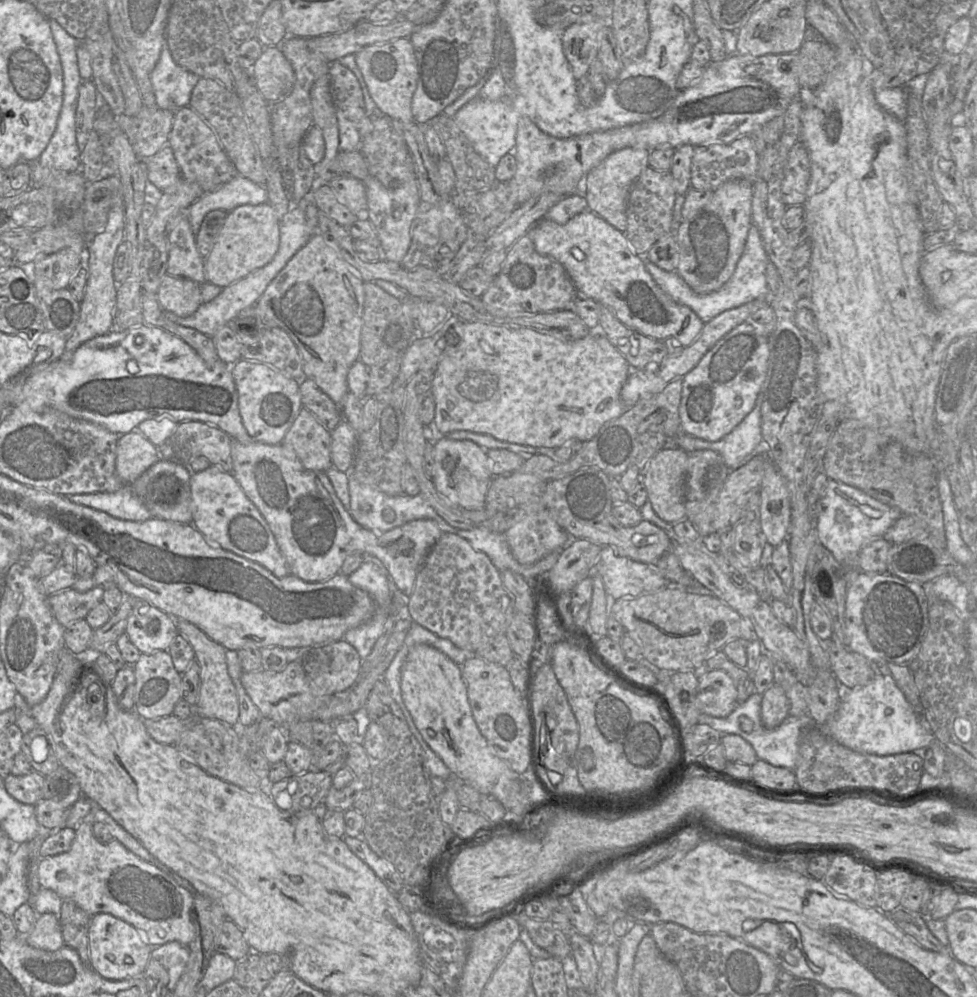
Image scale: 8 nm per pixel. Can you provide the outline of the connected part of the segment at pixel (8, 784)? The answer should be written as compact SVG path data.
M36 771L22 776L9 774L4 779L4 786L16 801L35 806L43 799L44 777Z

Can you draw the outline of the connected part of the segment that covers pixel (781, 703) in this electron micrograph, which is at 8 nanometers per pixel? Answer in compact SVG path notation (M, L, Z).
M773 683L763 694L761 702L761 722L768 729L779 726L789 715L790 702L782 687Z

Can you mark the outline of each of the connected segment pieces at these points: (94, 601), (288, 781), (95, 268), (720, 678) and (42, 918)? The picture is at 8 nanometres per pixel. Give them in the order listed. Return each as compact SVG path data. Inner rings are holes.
M96 586L87 592L78 592L72 588L47 597L49 606L57 621L68 627L84 619L88 612L102 601L104 588Z
M310 770L292 775L279 782L269 784L267 790L275 805L281 810L296 812L303 810L300 800L303 797L311 799L310 809L315 809L324 802L332 787L333 773L325 770Z
M115 205L109 212L106 229L93 235L85 250L88 279L85 296L80 305L80 317L72 334L67 338L65 351L58 361L69 360L75 350L88 340L108 333L114 328L114 310L118 285L113 276L114 257L120 243L125 240L124 205Z
M709 670L698 679L697 706L702 714L727 717L737 707L737 689L723 670Z
M53 913L38 915L25 940L33 948L49 952L59 950L65 945L59 918Z

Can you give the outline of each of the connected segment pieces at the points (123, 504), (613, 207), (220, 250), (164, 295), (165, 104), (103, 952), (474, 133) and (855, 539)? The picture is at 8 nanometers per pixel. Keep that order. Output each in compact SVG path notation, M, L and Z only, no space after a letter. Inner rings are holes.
M130 485L112 493L76 494L68 497L75 504L103 511L117 519L141 522L152 518Z
M623 148L608 155L585 177L582 194L587 200L588 210L602 217L617 230L627 231L627 207L630 190L642 173L649 166L650 150Z
M268 202L242 205L229 211L210 254L204 259L206 282L224 288L246 277L272 260L279 241L280 221Z
M166 274L157 291L157 298L164 311L179 317L189 317L202 304L200 284L188 278Z
M165 39L160 58L150 74L157 107L174 113L179 108L188 107L200 78L175 63Z
M98 913L91 917L88 939L90 967L101 977L123 980L143 974L152 951L144 938L144 931L138 931L131 924L109 913Z
M507 96L498 101L489 101L477 97L461 107L453 119L475 151L496 168L500 159L514 150L520 116L521 114L513 108Z
M831 479L828 481L826 494L823 497L823 507L824 509L822 513L815 521L818 541L833 554L835 559L845 569L858 569L858 557L861 549L871 541L882 539L888 528L891 527L892 524L902 516L902 514L896 508L893 508L873 498L866 492L856 487ZM864 505L868 505L874 509L877 509L881 513L880 517L870 518L865 515L861 510L861 507Z

